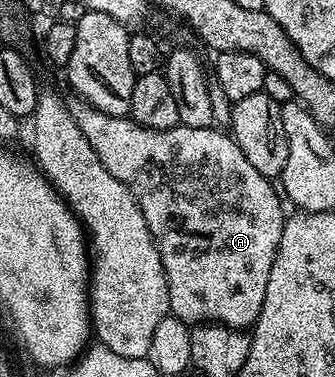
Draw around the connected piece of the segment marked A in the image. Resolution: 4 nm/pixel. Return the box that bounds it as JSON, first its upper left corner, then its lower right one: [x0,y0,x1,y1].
[69,99,287,330]

